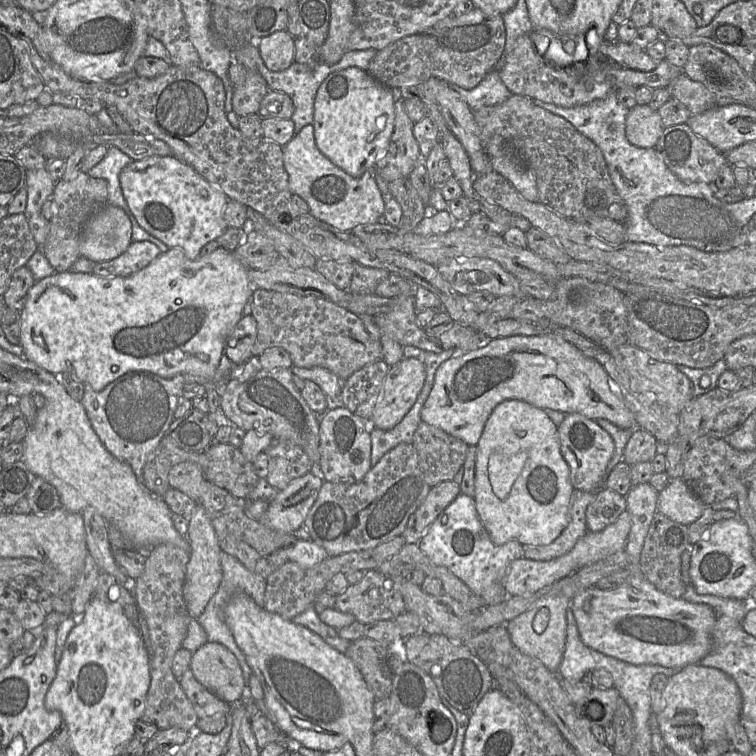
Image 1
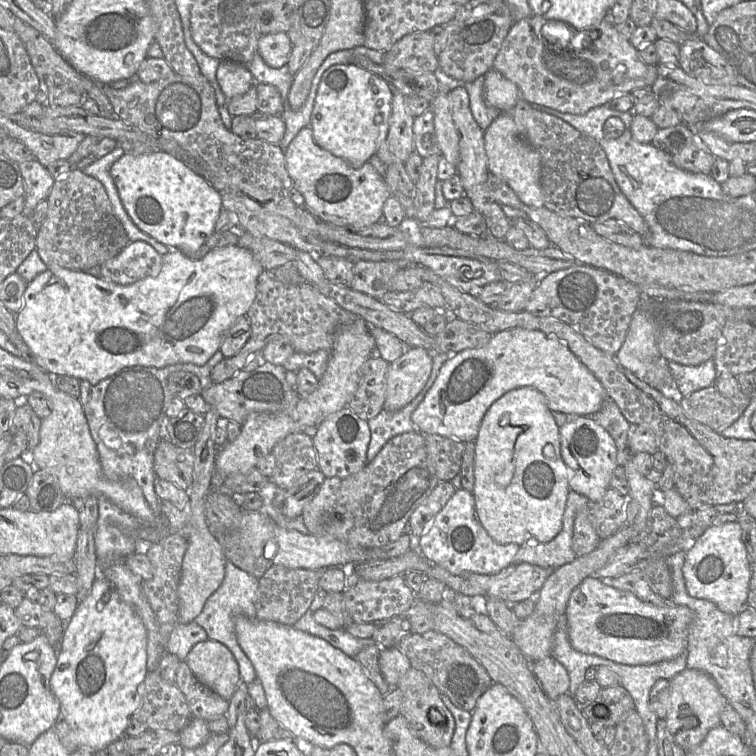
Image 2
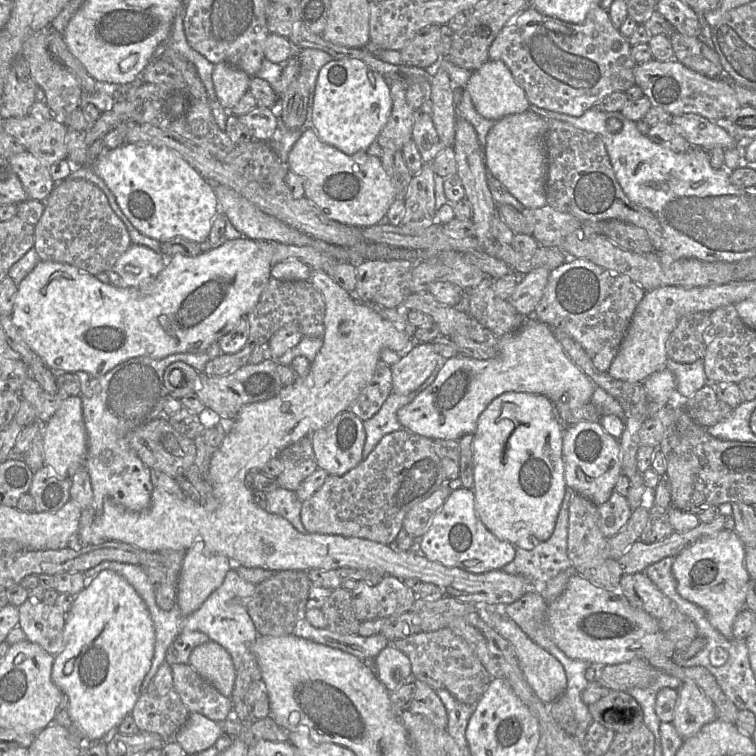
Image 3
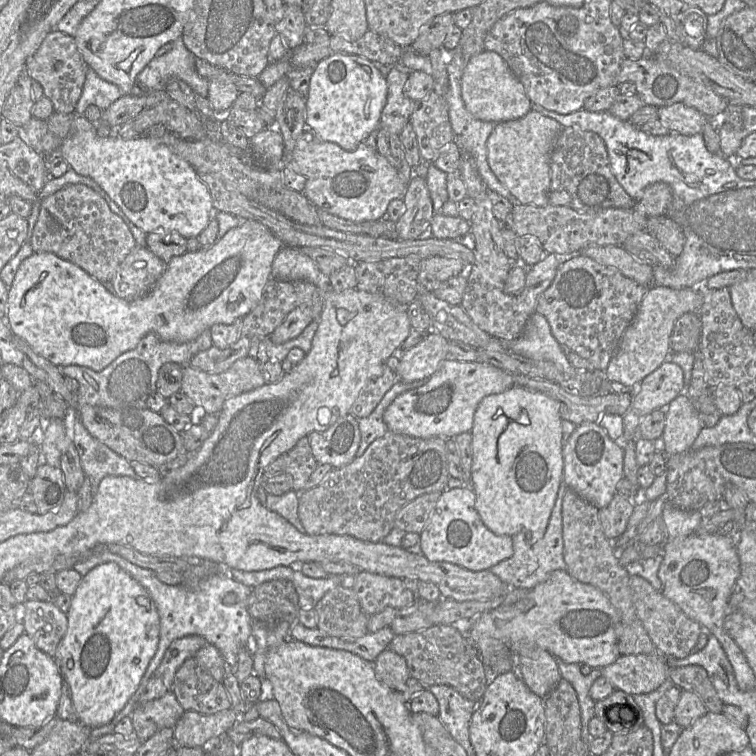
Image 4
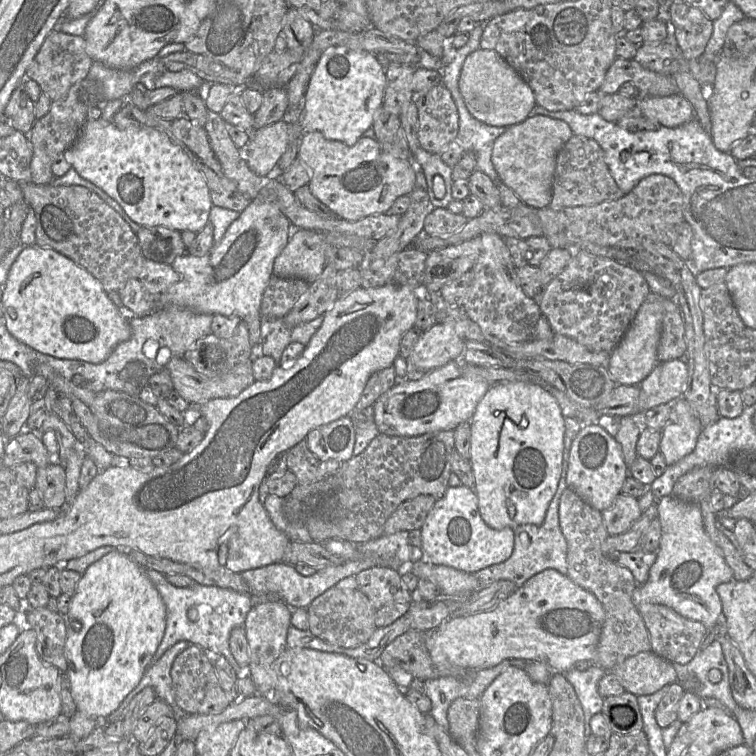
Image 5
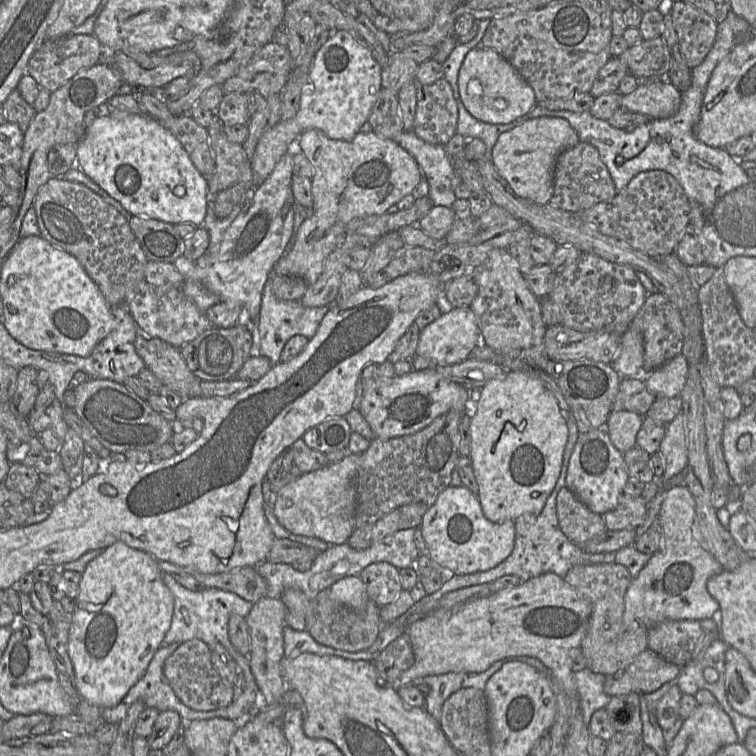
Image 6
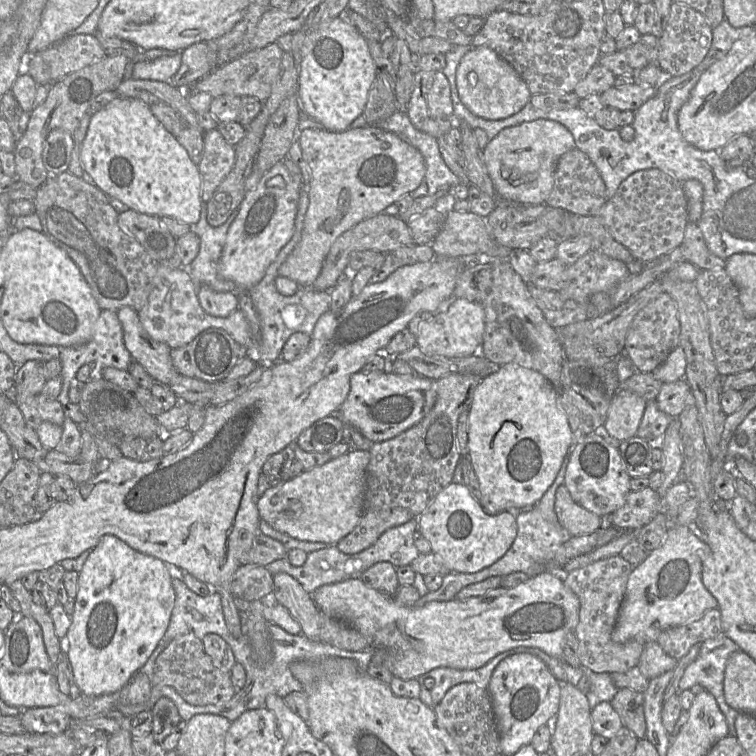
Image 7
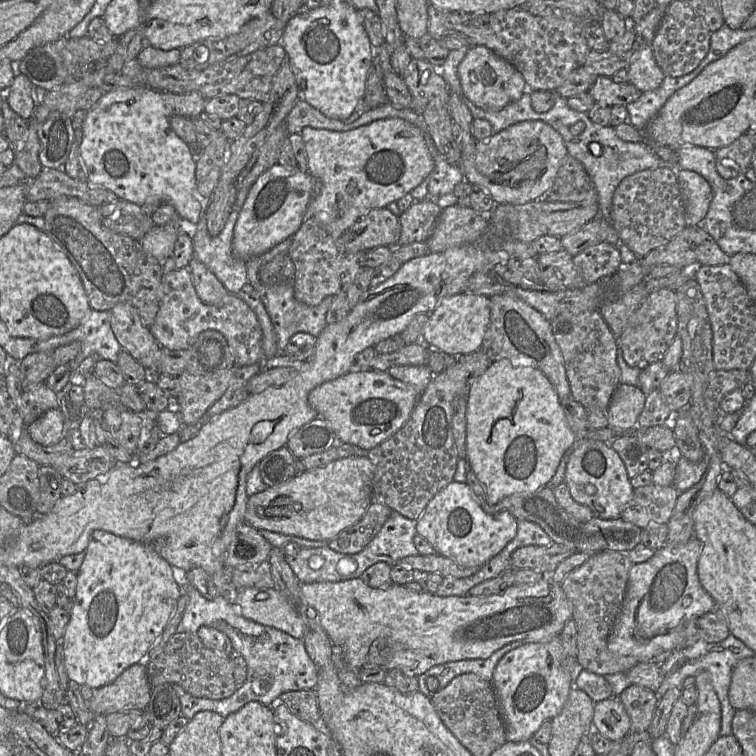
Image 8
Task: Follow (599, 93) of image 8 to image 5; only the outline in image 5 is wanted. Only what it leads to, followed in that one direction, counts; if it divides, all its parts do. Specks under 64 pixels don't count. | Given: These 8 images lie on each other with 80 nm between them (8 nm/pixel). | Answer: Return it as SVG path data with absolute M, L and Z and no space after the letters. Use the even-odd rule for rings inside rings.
M680 93L664 97L637 96L636 106L643 115L669 128L678 127L696 118L693 106Z

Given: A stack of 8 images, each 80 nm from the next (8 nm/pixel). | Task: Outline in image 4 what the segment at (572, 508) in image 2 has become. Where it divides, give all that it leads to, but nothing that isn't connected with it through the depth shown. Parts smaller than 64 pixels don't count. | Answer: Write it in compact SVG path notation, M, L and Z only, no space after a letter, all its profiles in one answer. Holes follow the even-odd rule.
M562 480L544 535L540 539L528 541L526 539L526 532L531 531L522 530L516 533L512 536L513 555L489 569L508 588L532 589L536 585L546 581L553 571L567 571L567 565L563 557L564 543L562 528L562 500L567 489L568 487Z

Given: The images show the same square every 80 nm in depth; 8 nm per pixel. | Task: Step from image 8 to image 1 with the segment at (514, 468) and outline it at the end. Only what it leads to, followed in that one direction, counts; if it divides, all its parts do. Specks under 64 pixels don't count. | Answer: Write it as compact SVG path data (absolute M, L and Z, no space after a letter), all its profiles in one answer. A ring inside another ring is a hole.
M506 400L490 414L476 448L473 498L492 542L551 544L569 523L574 490L569 466L560 451L558 426L544 409L521 400Z

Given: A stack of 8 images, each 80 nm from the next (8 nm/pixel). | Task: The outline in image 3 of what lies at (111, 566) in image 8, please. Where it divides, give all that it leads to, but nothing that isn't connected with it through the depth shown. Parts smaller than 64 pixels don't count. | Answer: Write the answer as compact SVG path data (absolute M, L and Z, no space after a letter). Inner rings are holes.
M102 570L94 578L88 580L85 588L75 596L72 607L66 615L63 643L60 652L55 655L51 677L53 683L68 698L69 715L73 722L73 730L76 735L78 735L81 743L85 743L86 741L97 742L101 740L108 732L113 729L117 729L127 715L131 715L131 712L141 694L142 682L151 666L155 649L155 641L156 635L154 624L144 600L139 596L134 587L118 573L112 570Z

